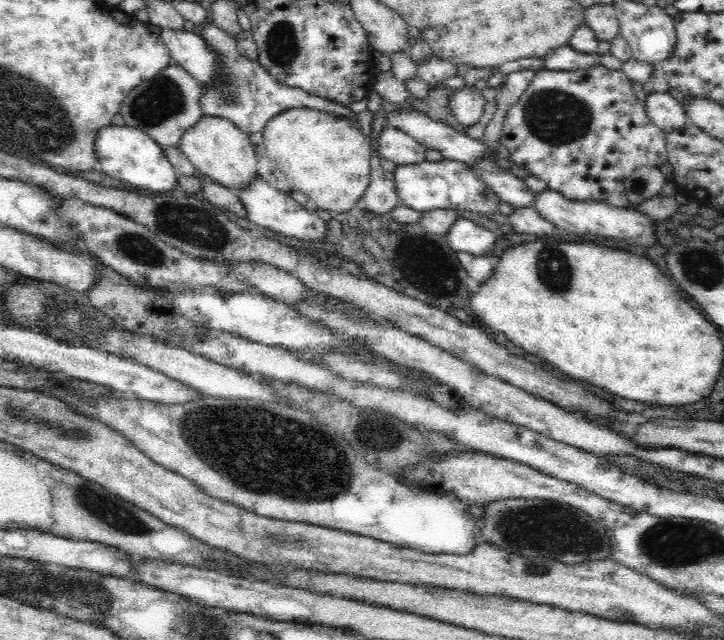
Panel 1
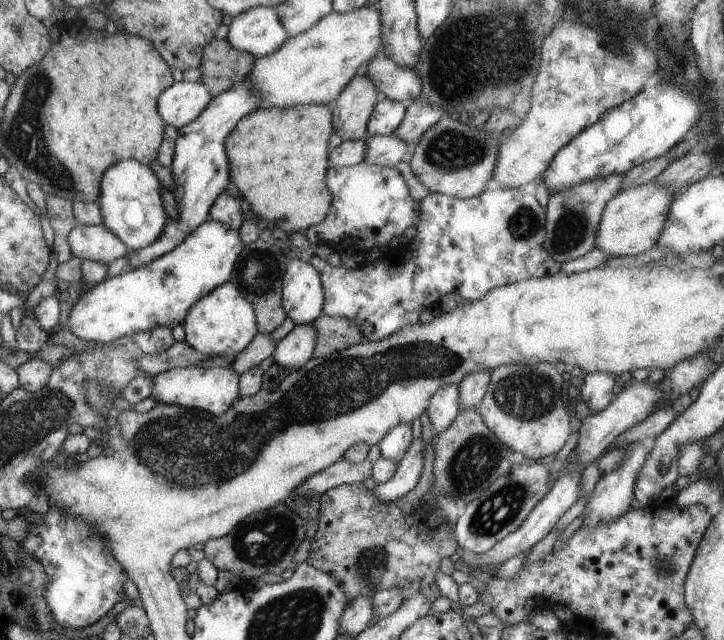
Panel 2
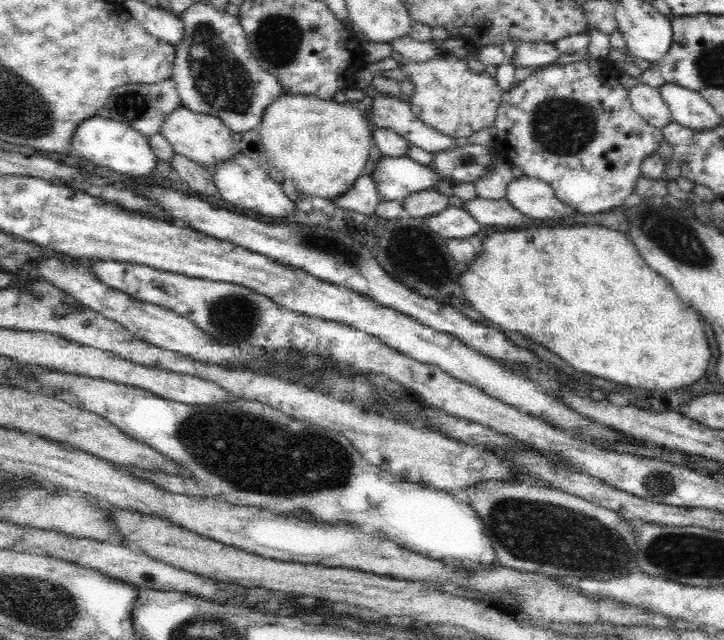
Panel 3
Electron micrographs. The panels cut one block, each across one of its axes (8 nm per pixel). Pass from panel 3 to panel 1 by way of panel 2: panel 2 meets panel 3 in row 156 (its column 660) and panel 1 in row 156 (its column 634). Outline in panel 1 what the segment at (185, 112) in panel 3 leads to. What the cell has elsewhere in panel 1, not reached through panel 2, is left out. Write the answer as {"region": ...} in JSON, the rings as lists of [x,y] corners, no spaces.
{"region":[[[218,116],[200,118],[200,122],[196,122],[196,126],[192,126],[192,130],[182,134],[178,148],[188,156],[188,160],[194,164],[196,172],[200,172],[202,176],[206,176],[226,188],[238,190],[238,194],[244,188],[252,186],[250,182],[256,176],[260,176],[260,166],[258,166],[260,162],[256,156],[256,148],[250,144],[248,134],[244,134],[228,118],[218,118]]]}

